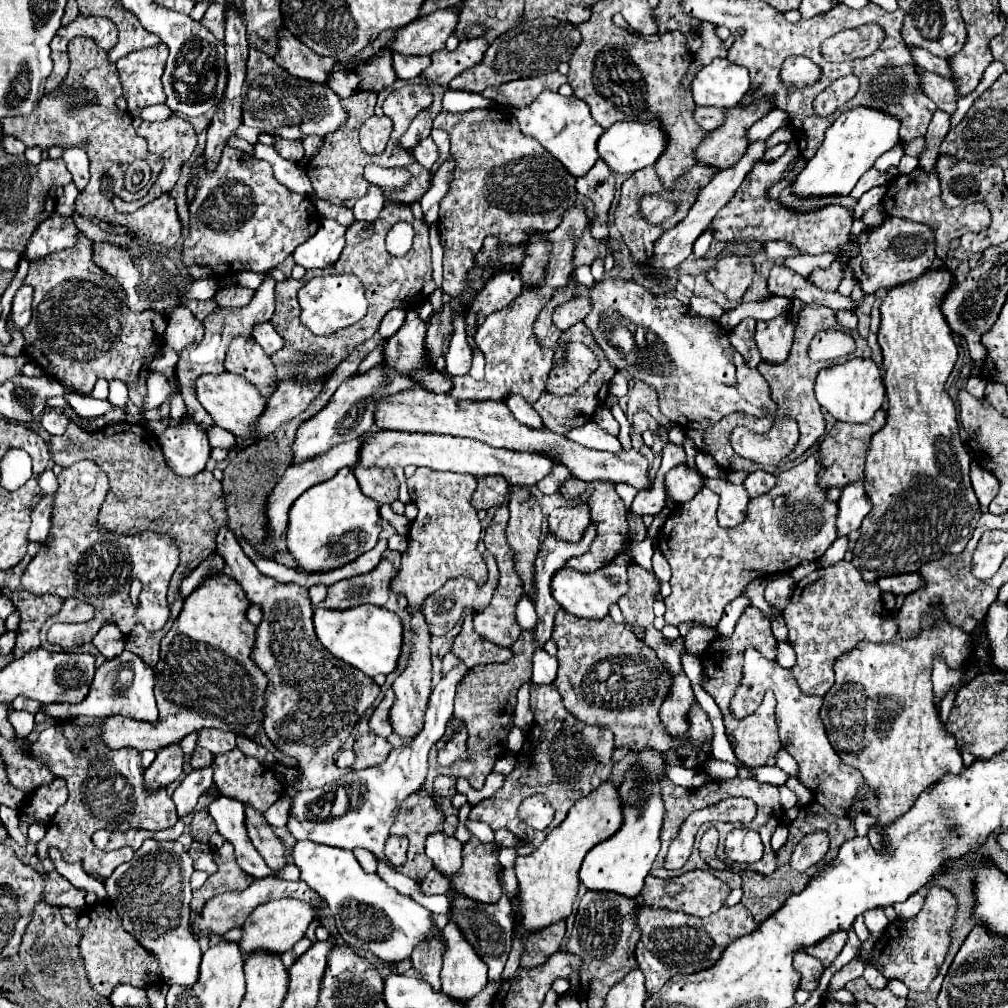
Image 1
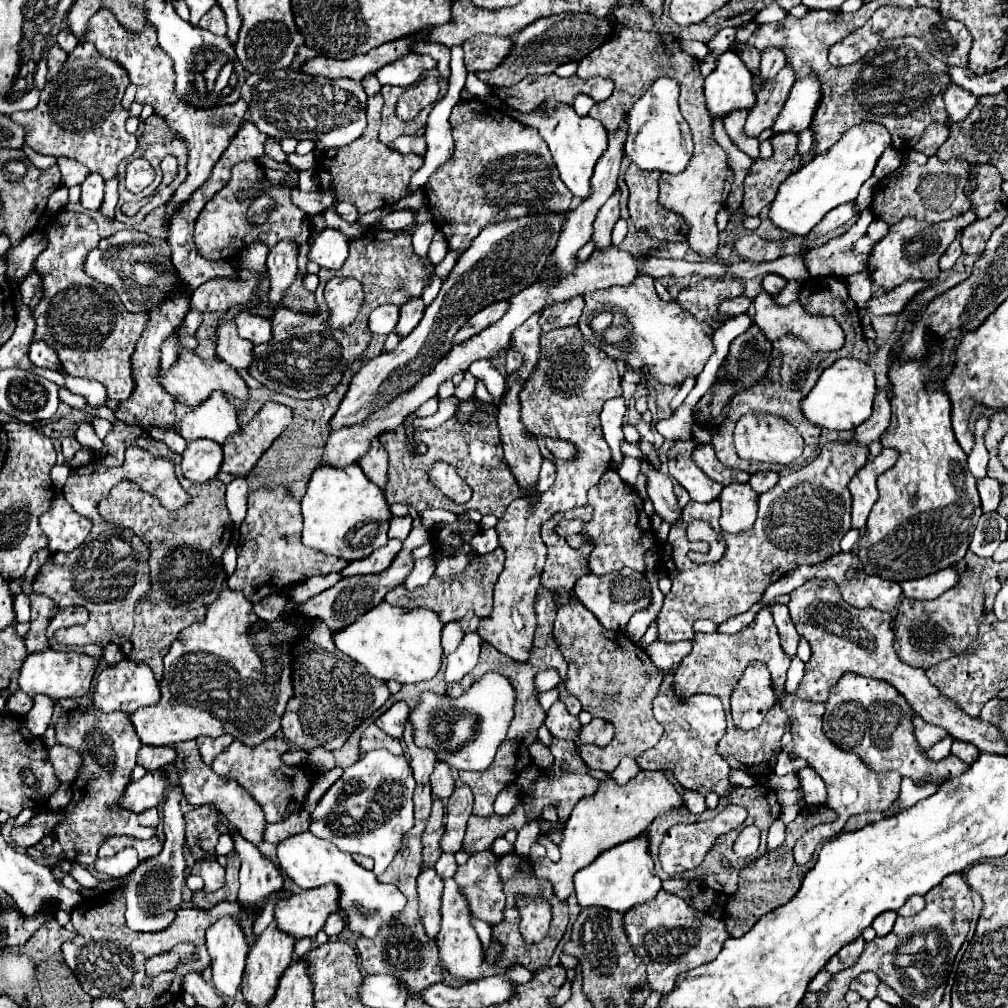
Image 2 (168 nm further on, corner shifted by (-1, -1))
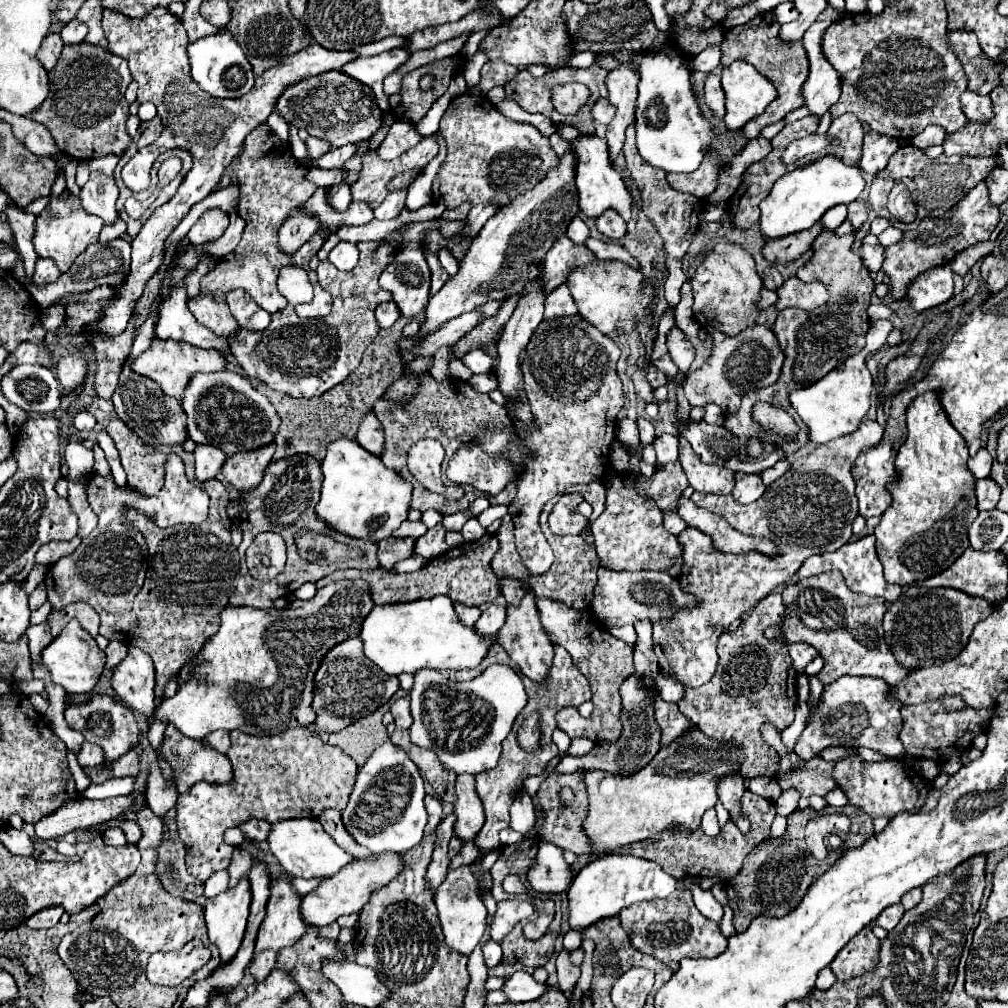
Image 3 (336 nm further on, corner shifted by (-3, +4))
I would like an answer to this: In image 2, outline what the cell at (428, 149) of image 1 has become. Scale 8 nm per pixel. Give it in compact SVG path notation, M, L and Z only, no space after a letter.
M399 137L391 149L399 151L399 153L417 153L423 157L423 153L427 151L427 145L423 141L423 137Z

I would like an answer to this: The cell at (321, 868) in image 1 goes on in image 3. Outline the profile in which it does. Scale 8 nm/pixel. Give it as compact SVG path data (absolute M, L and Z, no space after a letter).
M279 820L277 824L271 824L267 844L273 852L273 856L279 860L279 864L285 868L289 876L303 876L303 878L315 878L315 876L329 876L329 870L347 866L353 856L347 854L341 846L335 844L335 840L323 830L319 820Z

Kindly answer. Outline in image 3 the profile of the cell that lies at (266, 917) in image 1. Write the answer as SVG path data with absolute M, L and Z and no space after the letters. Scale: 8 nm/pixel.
M385 852L381 856L369 856L365 860L353 860L351 864L341 868L335 876L325 878L319 888L303 896L303 904L301 904L303 920L313 926L327 926L343 914L361 912L361 908L369 902L371 894L383 888L385 884L389 884L389 880L393 880L401 872L401 868L403 862L401 862L401 854L397 852Z

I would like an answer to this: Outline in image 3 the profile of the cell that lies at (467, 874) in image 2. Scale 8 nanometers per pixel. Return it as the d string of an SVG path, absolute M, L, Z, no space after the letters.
M503 900L497 904L497 912L491 924L491 938L501 944L501 940L513 930L513 926L523 920L529 918L533 914L533 904L527 900Z

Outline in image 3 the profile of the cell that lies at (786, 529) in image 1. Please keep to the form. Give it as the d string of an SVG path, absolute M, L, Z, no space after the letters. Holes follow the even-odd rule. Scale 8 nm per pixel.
M867 420L857 432L817 446L809 456L793 462L791 470L775 480L765 494L749 506L737 504L731 494L717 496L693 492L691 500L697 506L723 516L743 534L767 536L781 548L781 554L769 558L759 552L741 556L712 552L711 537L696 528L689 527L679 534L683 546L683 576L679 578L679 584L685 592L701 598L701 606L681 610L673 620L653 624L653 644L659 656L659 666L665 674L673 676L687 688L697 688L709 682L717 668L717 640L721 632L779 584L791 582L797 568L801 568L809 556L833 552L851 540L851 524L859 514L851 466L859 452L865 446L879 444L881 436L883 426L875 420ZM706 548L709 552L704 552Z

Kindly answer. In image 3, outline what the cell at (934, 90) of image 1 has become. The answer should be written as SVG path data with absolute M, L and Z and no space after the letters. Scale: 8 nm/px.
M963 92L961 96L961 108L965 116L973 122L989 122L993 118L993 106L989 96L979 96L975 92Z

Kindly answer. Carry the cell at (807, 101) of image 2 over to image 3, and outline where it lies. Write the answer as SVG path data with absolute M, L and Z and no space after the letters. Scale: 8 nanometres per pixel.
M829 6L803 36L803 44L811 62L811 72L803 86L803 96L805 96L805 106L811 110L811 114L817 116L823 116L841 96L841 76L825 60L821 48L825 30L829 28L829 24L841 20L841 16L845 16L843 10L835 10Z

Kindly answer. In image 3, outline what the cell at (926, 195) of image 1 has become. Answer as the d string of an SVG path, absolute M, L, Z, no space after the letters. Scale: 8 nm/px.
M901 146L891 158L889 158L889 164L885 170L881 170L873 184L871 184L871 194L869 194L869 202L873 206L873 210L881 216L881 218L887 218L891 222L891 226L897 226L899 230L911 230L915 228L919 222L913 222L913 224L903 224L903 222L897 222L889 210L887 210L887 196L891 192L889 188L889 180L895 180L895 182L903 182L907 186L907 190L911 192L913 196L913 202L917 204L917 220L923 220L923 218L933 218L933 216L943 216L949 208L953 208L969 188L975 188L975 184L979 184L993 168L997 168L1001 164L1001 158L999 156L989 156L989 158L967 158L967 156L947 156L947 154L941 154L939 158L927 158L923 150L919 148L913 148L913 146Z

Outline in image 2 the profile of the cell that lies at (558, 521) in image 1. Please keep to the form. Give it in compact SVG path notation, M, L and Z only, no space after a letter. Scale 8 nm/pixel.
M585 505L585 507L571 509L567 513L557 513L549 521L545 521L541 525L541 537L543 537L545 545L547 545L547 563L545 563L545 569L543 569L543 587L547 587L547 589L551 589L551 591L555 591L559 595L559 605L575 601L573 585L575 585L575 581L579 577L583 577L583 575L589 573L589 569L587 569L587 557L593 551L593 543L589 539L585 539L585 543L579 549L573 549L573 547L569 547L569 543L567 543L565 537L559 537L555 533L555 525L559 525L559 521L565 521L565 519L581 519L583 523L589 523L591 515L593 515L593 509L589 505Z

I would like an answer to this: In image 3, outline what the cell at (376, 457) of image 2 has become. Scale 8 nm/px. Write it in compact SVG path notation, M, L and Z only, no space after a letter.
M369 410L361 418L361 424L359 424L359 430L357 430L357 442L367 452L381 456L381 452L383 452L383 428L381 428L381 422L377 420L373 410Z

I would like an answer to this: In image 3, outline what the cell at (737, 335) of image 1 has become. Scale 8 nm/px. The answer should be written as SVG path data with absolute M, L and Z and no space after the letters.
M709 322L701 324L701 328L713 338L713 352L705 360L705 364L699 370L695 370L693 374L689 374L685 380L683 390L685 390L685 396L691 406L705 406L705 404L713 402L727 416L731 416L737 412L737 408L741 404L741 396L747 390L771 386L777 382L785 356L783 356L783 350L781 350L775 334L769 328L757 324L737 336L725 336L725 334L717 332L717 328L713 328L713 324L709 324Z

